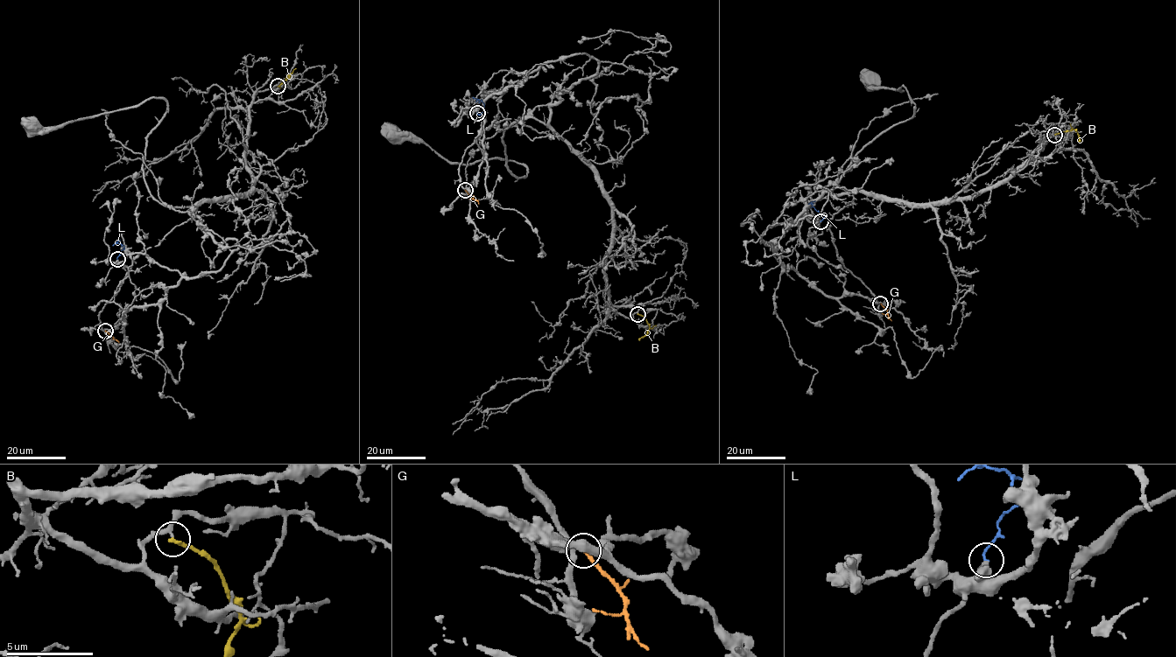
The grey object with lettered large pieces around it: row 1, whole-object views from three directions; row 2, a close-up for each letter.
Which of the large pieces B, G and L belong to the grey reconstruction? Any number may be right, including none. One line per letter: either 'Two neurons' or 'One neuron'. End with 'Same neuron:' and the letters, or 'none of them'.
B: Two neurons
G: One neuron
L: Two neurons
Same neuron: G

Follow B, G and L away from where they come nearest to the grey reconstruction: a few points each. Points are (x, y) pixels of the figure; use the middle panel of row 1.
B: (638, 314), (644, 318), (649, 329), (640, 338)
G: (465, 190), (479, 204)
L: (477, 113), (479, 115), (483, 111), (483, 103), (477, 99), (480, 102)

